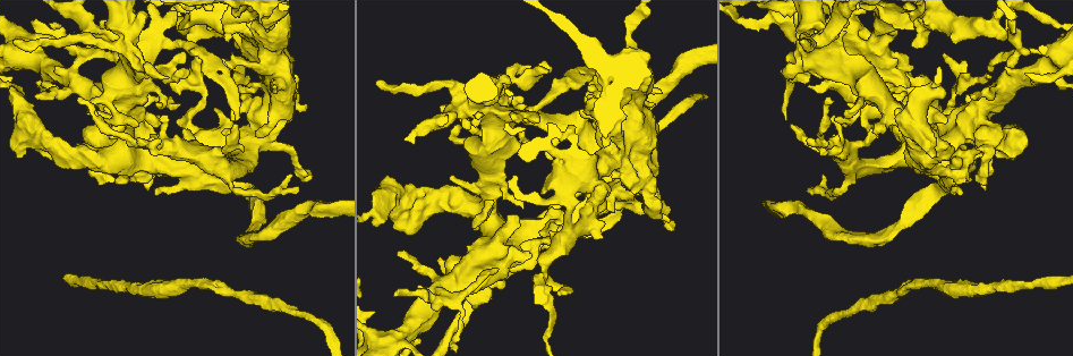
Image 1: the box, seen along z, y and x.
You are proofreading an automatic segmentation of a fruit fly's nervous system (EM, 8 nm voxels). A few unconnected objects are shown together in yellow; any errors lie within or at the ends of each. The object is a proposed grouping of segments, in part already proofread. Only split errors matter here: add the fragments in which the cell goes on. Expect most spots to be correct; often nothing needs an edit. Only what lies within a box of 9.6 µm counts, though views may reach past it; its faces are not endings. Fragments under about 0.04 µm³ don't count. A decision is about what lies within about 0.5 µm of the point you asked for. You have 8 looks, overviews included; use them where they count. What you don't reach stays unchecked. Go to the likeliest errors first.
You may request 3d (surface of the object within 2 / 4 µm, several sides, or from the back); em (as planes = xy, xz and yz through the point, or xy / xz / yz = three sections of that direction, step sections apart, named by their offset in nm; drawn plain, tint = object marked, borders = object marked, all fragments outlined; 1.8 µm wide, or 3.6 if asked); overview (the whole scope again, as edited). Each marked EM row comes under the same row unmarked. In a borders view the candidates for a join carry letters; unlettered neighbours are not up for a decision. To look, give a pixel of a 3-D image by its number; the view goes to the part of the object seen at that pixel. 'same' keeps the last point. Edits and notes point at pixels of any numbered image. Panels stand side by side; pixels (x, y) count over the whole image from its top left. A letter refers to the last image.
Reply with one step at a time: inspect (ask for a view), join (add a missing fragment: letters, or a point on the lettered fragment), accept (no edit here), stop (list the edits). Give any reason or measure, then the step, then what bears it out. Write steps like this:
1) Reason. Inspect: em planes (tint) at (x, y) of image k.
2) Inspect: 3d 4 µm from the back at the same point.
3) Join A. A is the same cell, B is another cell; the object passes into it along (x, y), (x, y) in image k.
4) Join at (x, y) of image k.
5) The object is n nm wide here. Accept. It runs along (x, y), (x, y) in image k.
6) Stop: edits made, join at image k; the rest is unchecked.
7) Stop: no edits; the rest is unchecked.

Calibre changes. Inspect: em xz step 16 (tint) at (267, 14) of image 1.

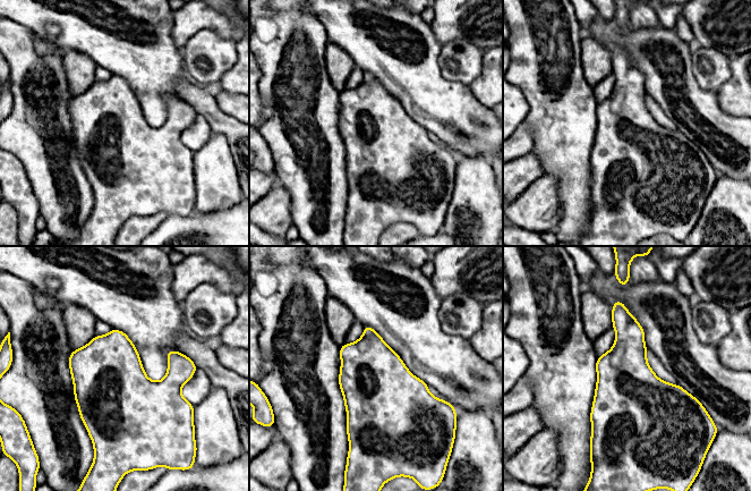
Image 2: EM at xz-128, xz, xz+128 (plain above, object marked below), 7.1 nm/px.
Cut it another way. Inspect: em planes (borders) at the same point.

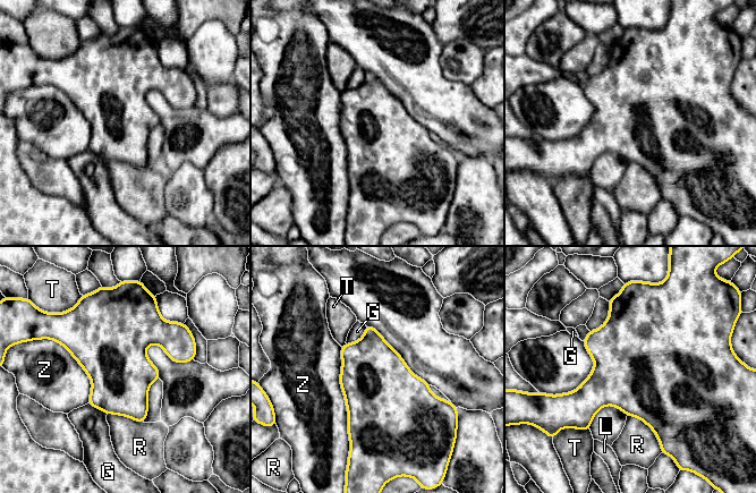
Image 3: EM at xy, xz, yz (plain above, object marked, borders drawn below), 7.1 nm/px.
The longest contact is with Z, 700 nm. Accept. G, L, R, T and Z are other cells; no lettered fragment goes on from it.

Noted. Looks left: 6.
A narrow waist. Inspect: em xz step 8 (tint) at (989, 290) of image 1.

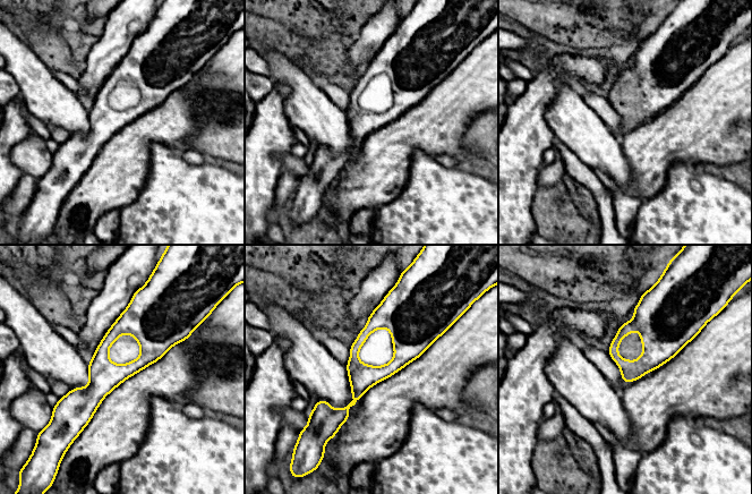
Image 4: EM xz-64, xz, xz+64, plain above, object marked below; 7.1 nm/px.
Cut it another way. Inspect: em planes (tint) at the same point.

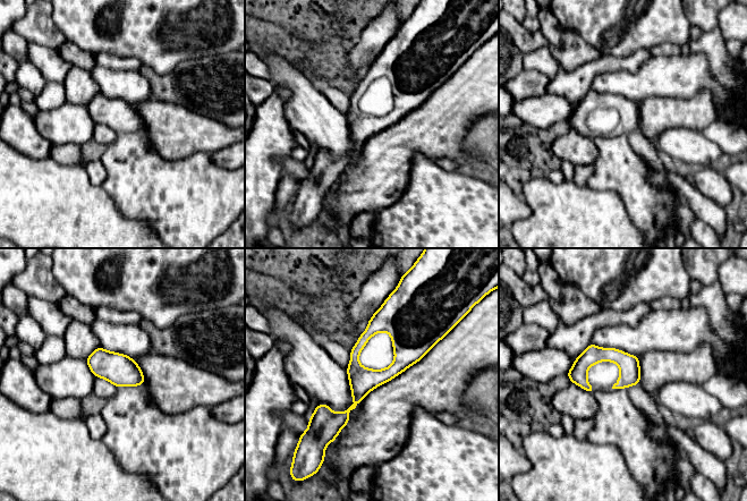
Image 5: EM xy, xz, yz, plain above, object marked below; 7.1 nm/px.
Inspect: em planes (borders) at the same point.

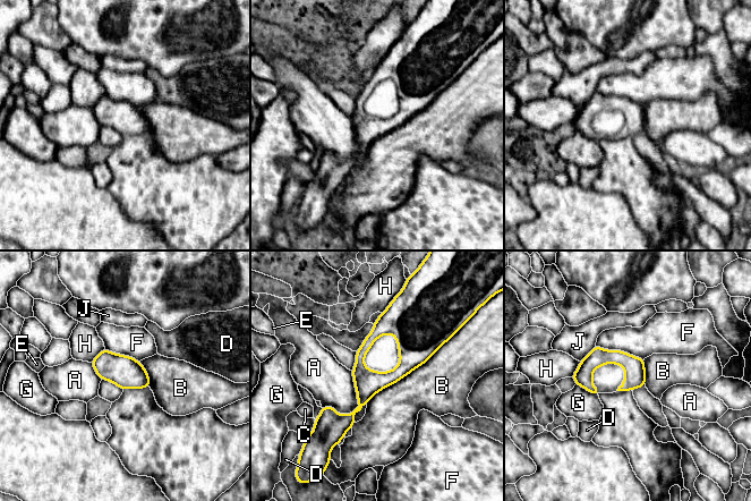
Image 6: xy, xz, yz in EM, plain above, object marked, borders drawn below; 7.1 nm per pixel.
The object is 150 nm wide here; the longest contact is with B, 750 nm. Accept. A, B, C, D, E, F, G, H and J are other cells; no lettered fragment goes on from it.

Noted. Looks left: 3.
Calibre changes. Inspect: 3d 2 µm at (99, 39) of image 1.

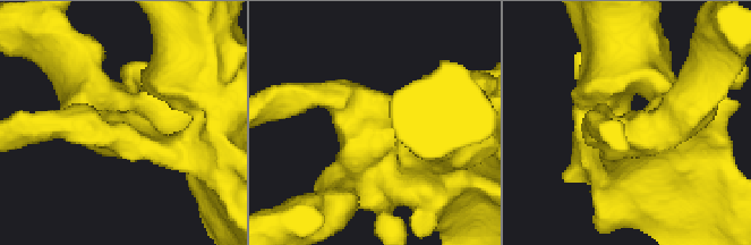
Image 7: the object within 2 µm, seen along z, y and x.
Inspect: em 3.6 µm xy step 8 (tint) at (636, 137) of image 7.

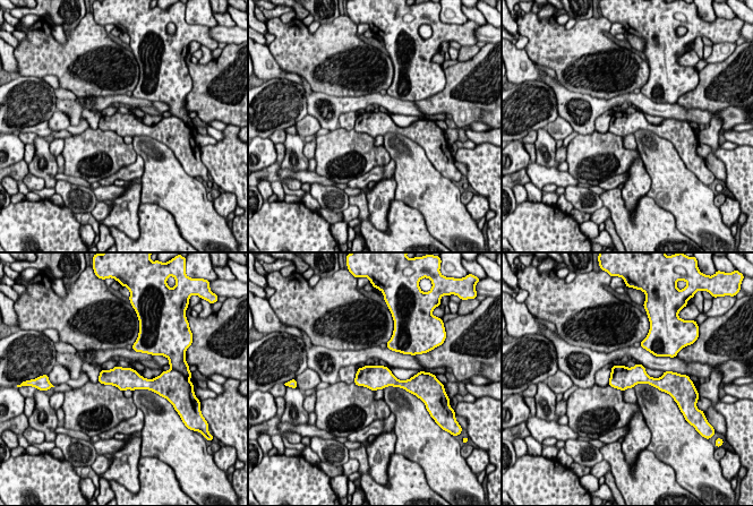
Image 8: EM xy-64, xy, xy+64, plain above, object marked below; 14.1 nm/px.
Another direction. Inspect: em 3.6 µm planes (borders) at the same point.

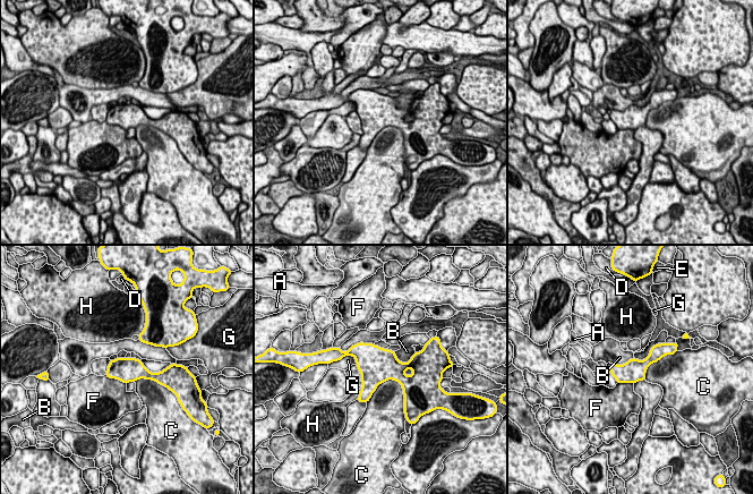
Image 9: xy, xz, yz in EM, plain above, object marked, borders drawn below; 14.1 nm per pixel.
The longest contact is with C, 550 nm. Accept. A, B, C, D, E, F, G and H are other cells; a border runs along (105, 375), (118, 378), (126, 384) in image 9; no lettered fragment goes on from it.

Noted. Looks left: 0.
Stop: no edits; the rest is unchecked.

